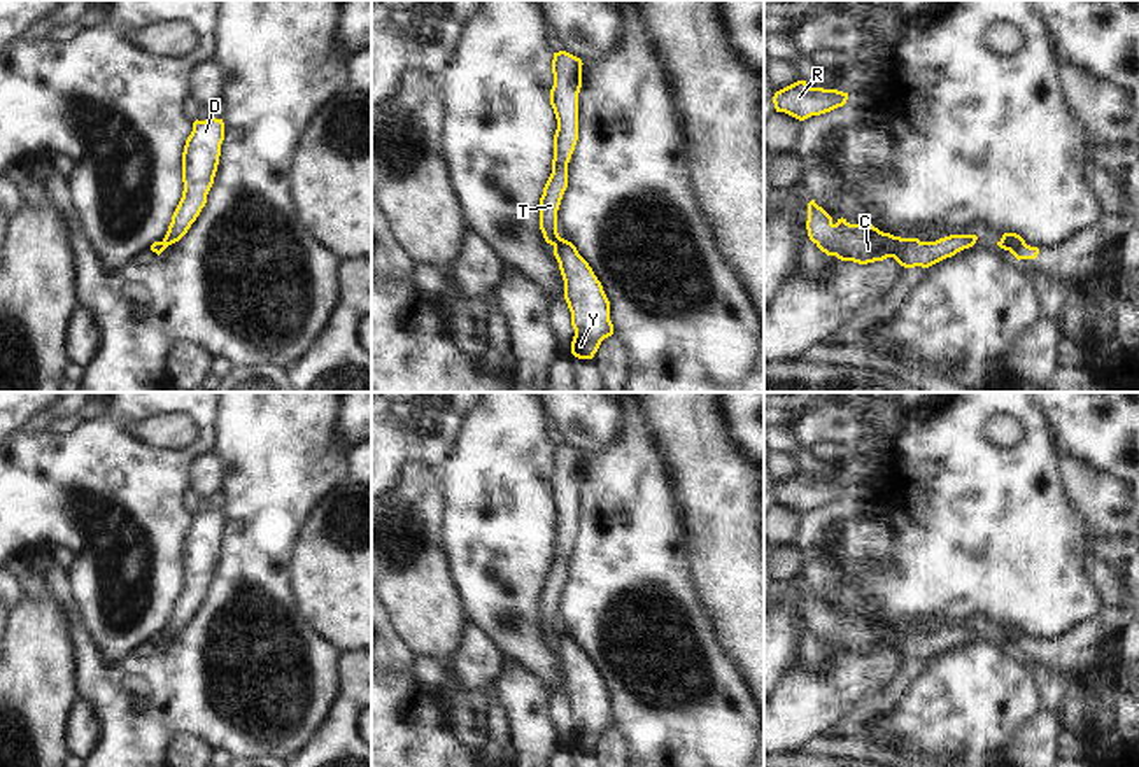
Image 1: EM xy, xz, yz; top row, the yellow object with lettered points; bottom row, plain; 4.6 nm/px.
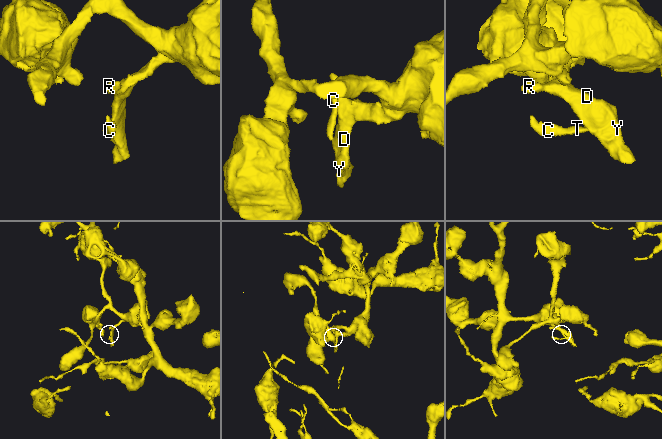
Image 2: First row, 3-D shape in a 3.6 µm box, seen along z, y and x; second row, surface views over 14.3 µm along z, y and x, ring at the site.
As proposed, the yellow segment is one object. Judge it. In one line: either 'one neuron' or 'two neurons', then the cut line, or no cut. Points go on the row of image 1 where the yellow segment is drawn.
two neurons; cut xz (559, 237), (554, 246)

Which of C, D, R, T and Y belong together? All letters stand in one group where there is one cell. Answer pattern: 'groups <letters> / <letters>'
groups C T / D R Y

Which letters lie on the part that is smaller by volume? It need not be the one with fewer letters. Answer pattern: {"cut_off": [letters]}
{"cut_off": ["C", "T"]}

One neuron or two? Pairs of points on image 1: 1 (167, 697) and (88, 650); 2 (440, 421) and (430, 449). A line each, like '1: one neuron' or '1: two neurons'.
1: one neuron
2: one neuron

